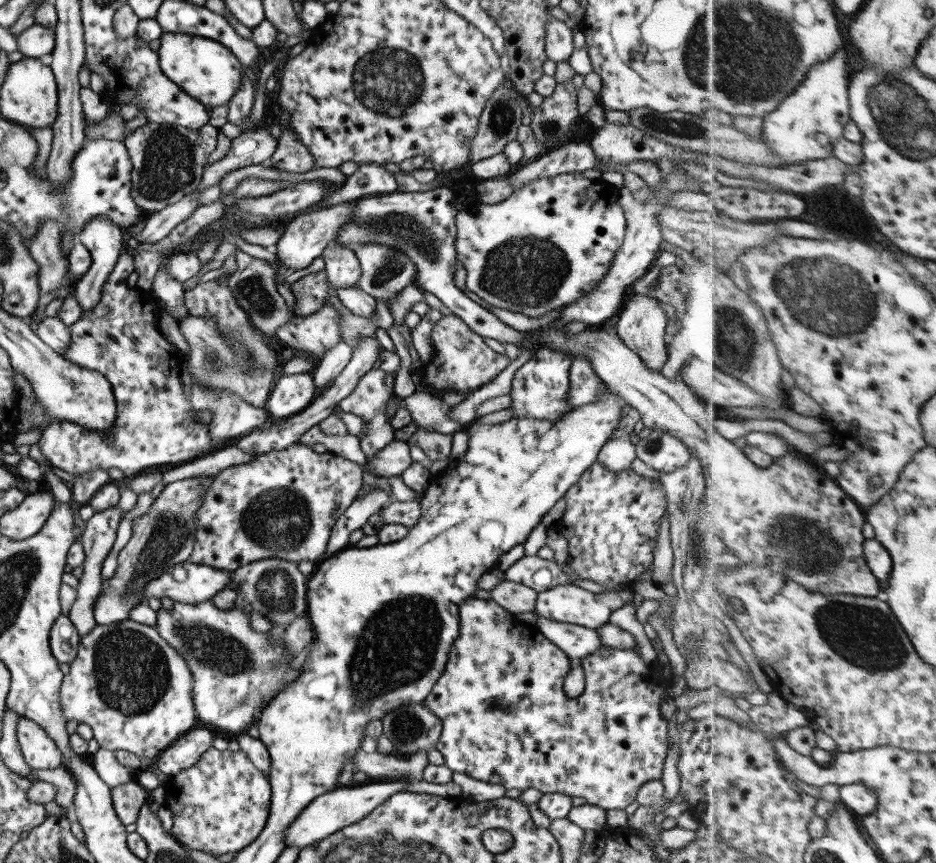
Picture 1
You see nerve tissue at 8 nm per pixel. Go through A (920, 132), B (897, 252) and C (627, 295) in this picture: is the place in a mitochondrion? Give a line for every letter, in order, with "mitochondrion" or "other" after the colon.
A: mitochondrion
B: other
C: other

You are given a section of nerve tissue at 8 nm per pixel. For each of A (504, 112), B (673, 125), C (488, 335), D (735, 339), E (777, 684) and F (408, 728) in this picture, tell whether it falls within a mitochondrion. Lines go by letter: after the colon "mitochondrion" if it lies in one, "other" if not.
A: mitochondrion
B: mitochondrion
C: other
D: mitochondrion
E: other
F: mitochondrion

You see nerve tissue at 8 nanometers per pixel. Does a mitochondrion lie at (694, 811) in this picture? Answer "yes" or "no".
no

